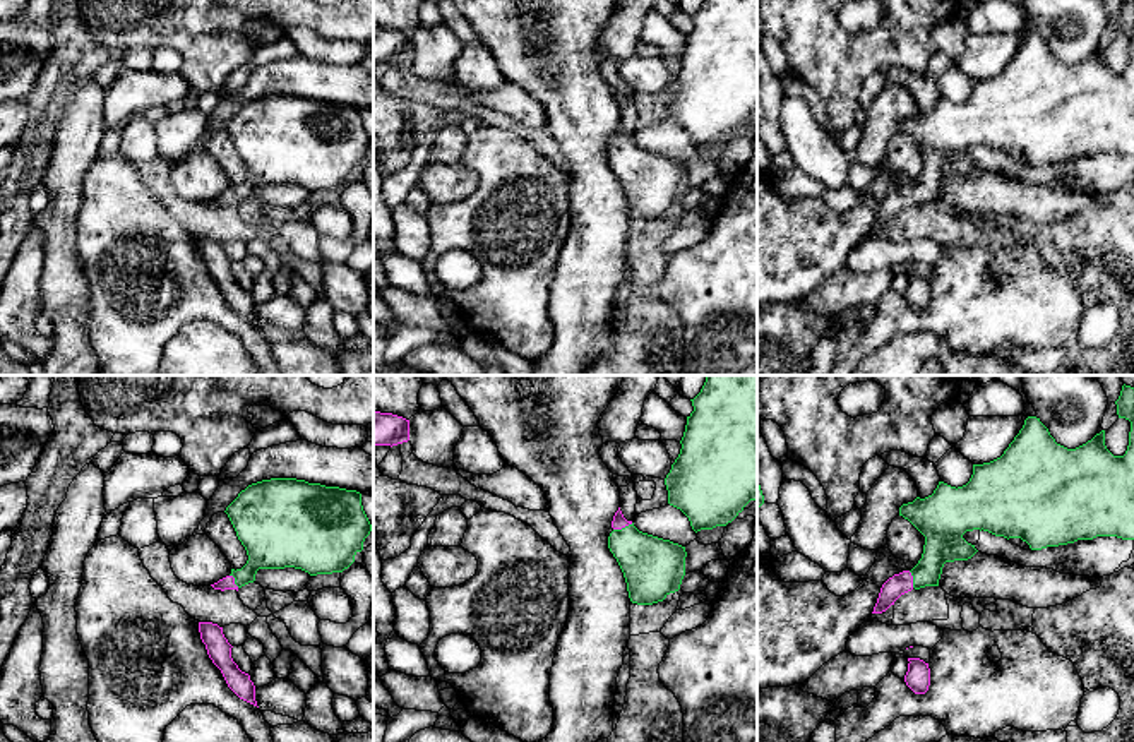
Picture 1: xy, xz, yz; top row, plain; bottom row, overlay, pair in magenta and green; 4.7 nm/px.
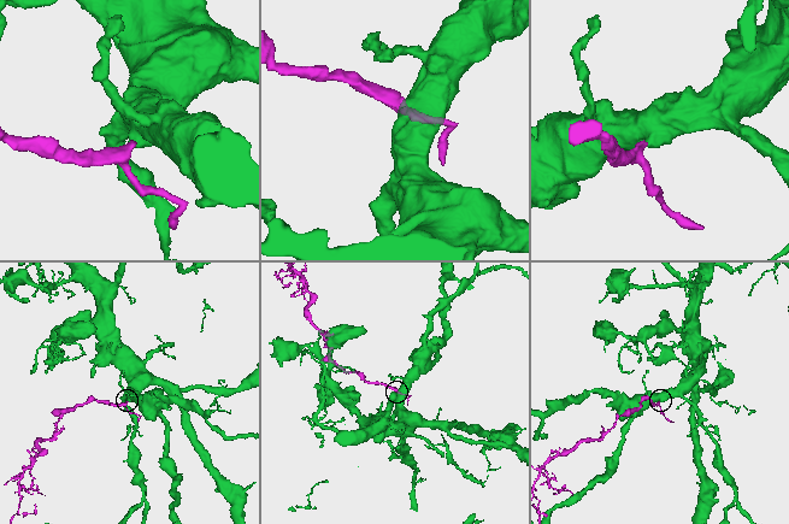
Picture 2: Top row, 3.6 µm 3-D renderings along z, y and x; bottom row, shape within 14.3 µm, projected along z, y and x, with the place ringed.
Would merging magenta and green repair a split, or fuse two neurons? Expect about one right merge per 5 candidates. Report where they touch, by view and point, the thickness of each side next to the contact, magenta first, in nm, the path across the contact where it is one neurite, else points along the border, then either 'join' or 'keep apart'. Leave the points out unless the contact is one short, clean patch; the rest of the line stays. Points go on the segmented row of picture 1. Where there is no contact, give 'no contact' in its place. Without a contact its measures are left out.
meets magenta in xz at (622, 526); 70 nm thick on the magenta side, 280 nm on the other; runs through xz (619, 521), (622, 526), (626, 540), (653, 568); join

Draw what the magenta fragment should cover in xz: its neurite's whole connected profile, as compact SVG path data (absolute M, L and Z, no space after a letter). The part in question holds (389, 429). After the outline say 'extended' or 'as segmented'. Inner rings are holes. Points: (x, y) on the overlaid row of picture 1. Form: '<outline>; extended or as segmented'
M373 411L373 447L375 446L397 446L409 440L409 420L392 415Z; as segmented

